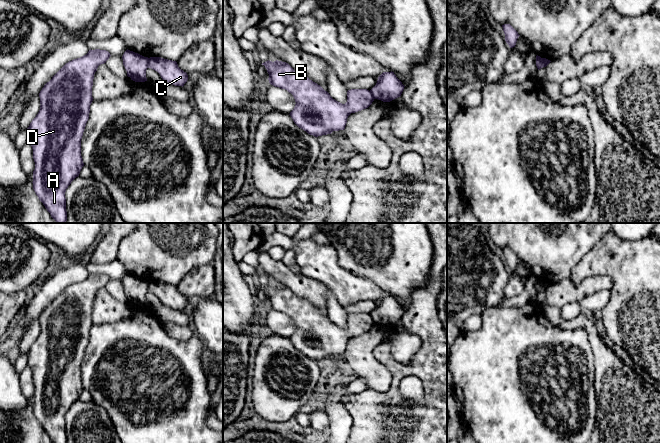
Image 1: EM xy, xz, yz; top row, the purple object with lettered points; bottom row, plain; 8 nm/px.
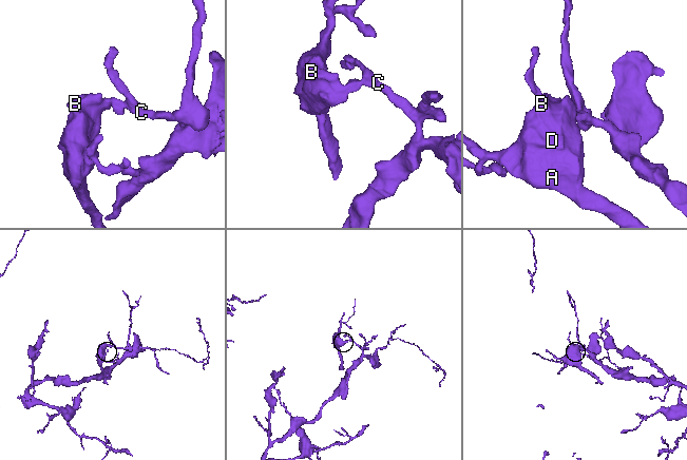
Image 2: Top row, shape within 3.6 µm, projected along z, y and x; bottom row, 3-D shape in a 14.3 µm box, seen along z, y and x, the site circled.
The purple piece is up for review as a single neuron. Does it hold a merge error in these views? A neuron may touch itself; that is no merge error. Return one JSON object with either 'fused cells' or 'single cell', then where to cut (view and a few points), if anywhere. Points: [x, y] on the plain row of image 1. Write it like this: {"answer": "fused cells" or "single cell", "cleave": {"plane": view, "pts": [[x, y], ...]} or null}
{"answer": "fused cells", "cleave": {"plane": "xy", "pts": [[149, 282], [147, 291]]}}

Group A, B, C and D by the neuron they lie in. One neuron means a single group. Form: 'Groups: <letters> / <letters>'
Groups: A B D / C

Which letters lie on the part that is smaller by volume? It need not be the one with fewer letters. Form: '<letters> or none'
A, B, D

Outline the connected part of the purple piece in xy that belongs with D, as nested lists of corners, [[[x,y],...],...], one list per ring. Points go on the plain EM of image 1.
[[[90,273],[86,279],[66,287],[39,317],[40,334],[27,352],[27,366],[32,370],[35,386],[33,413],[53,443],[67,443],[65,416],[84,390],[81,363],[93,325],[94,298],[110,280],[106,274]]]

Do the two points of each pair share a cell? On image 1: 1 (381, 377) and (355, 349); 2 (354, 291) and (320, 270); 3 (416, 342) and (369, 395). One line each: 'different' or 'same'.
1: same
2: same
3: different

